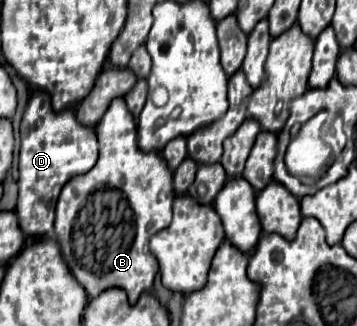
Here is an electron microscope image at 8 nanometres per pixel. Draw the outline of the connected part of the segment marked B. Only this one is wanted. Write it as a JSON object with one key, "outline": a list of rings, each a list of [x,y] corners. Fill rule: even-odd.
{"outline":[[[114,99],[110,103],[108,111],[96,125],[96,135],[100,141],[98,163],[88,173],[72,177],[64,185],[64,189],[58,197],[58,205],[56,205],[54,233],[60,243],[64,261],[68,263],[76,281],[80,281],[80,285],[86,289],[90,299],[98,297],[104,289],[118,287],[128,293],[128,301],[130,301],[130,305],[134,305],[138,301],[138,297],[152,287],[154,277],[158,273],[158,261],[150,253],[148,241],[154,233],[158,233],[160,229],[166,229],[172,221],[172,201],[176,197],[174,187],[172,187],[172,173],[162,155],[158,155],[154,151],[144,153],[138,149],[136,123],[134,123],[132,113],[128,113],[124,99]],[[68,217],[76,217],[74,227],[72,227],[72,221],[68,221]]]}

